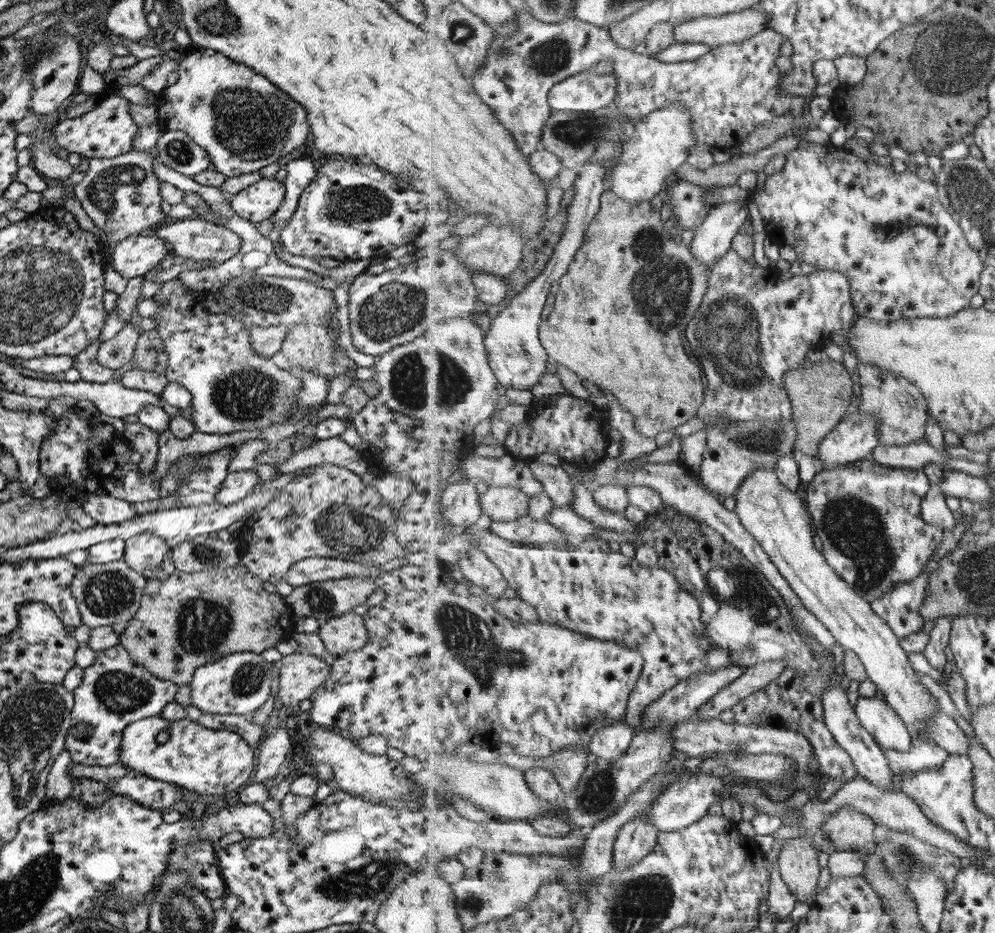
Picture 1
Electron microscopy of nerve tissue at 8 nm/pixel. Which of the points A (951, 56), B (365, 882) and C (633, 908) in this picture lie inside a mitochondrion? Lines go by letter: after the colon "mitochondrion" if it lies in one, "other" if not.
A: mitochondrion
B: mitochondrion
C: mitochondrion

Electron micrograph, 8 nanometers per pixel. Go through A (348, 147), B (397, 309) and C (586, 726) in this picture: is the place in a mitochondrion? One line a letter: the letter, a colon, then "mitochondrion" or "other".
A: other
B: mitochondrion
C: other

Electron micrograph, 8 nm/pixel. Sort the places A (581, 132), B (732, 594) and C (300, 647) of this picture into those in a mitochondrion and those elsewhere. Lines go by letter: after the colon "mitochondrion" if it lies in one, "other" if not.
A: mitochondrion
B: mitochondrion
C: other

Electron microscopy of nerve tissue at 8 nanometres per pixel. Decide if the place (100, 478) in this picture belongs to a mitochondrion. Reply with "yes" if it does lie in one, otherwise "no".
no

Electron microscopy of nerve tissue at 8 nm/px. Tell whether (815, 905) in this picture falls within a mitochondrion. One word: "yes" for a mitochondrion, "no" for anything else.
no

